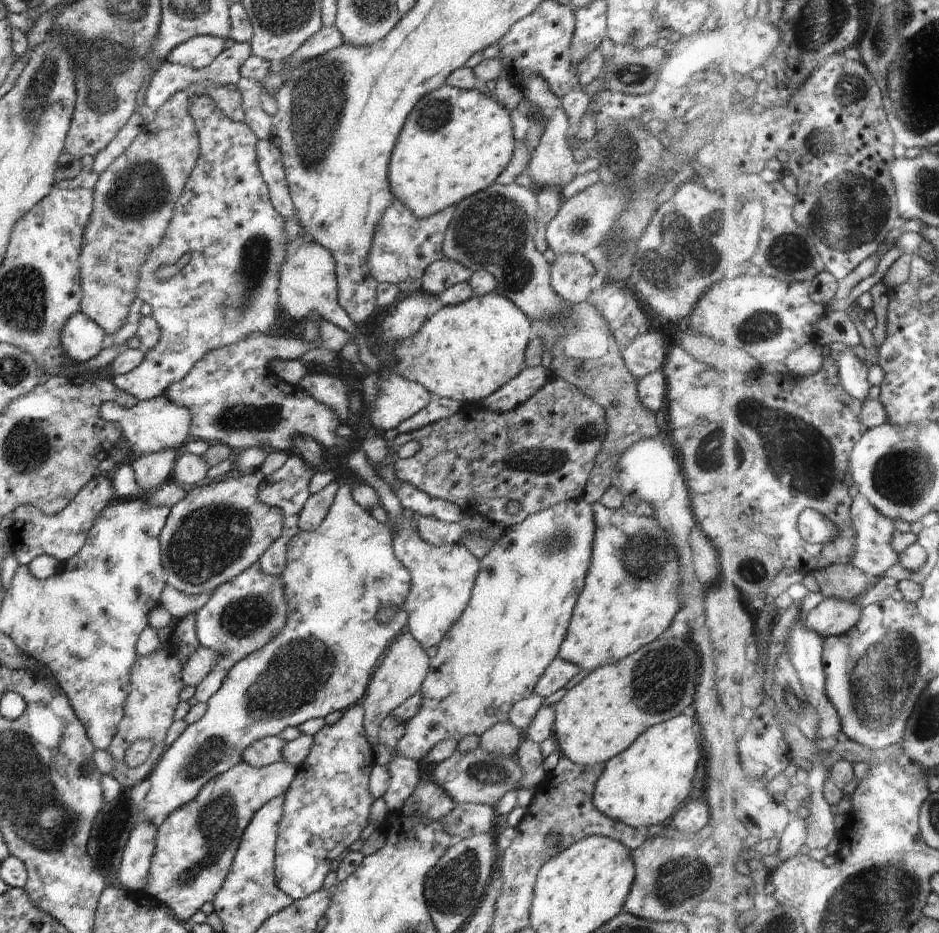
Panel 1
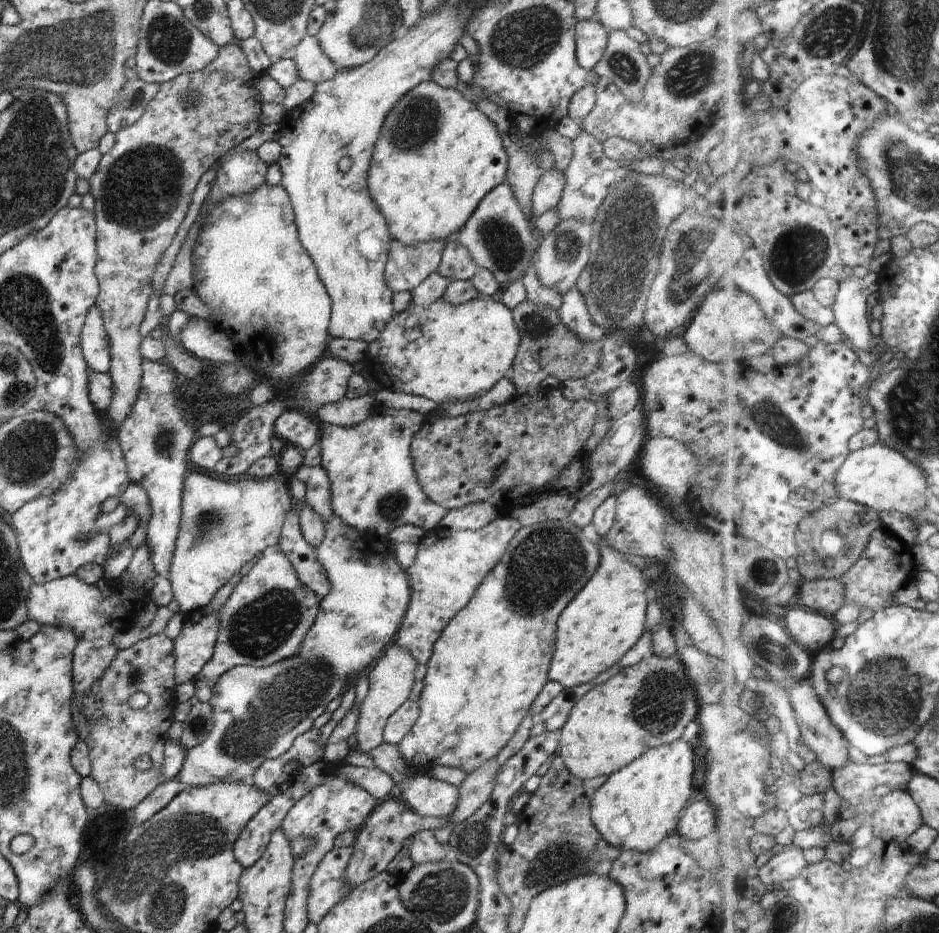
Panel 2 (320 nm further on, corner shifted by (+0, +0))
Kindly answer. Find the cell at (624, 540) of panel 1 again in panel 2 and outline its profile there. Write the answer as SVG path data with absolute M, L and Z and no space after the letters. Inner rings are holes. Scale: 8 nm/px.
M600 537L597 543L601 554L600 564L590 580L578 591L578 594L560 613L556 625L555 647L550 661L548 681L560 683L564 689L575 687L594 680L601 672L610 668L642 638L645 633L644 620L646 607L653 598L654 583L645 576L646 564L643 558L622 555L612 547L608 547Z

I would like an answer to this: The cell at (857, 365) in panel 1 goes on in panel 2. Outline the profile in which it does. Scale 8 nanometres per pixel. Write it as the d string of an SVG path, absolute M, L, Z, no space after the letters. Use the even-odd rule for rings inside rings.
M880 276L850 278L842 282L838 300L834 304L838 326L862 350L874 348L874 332L870 328L870 296L880 290Z

